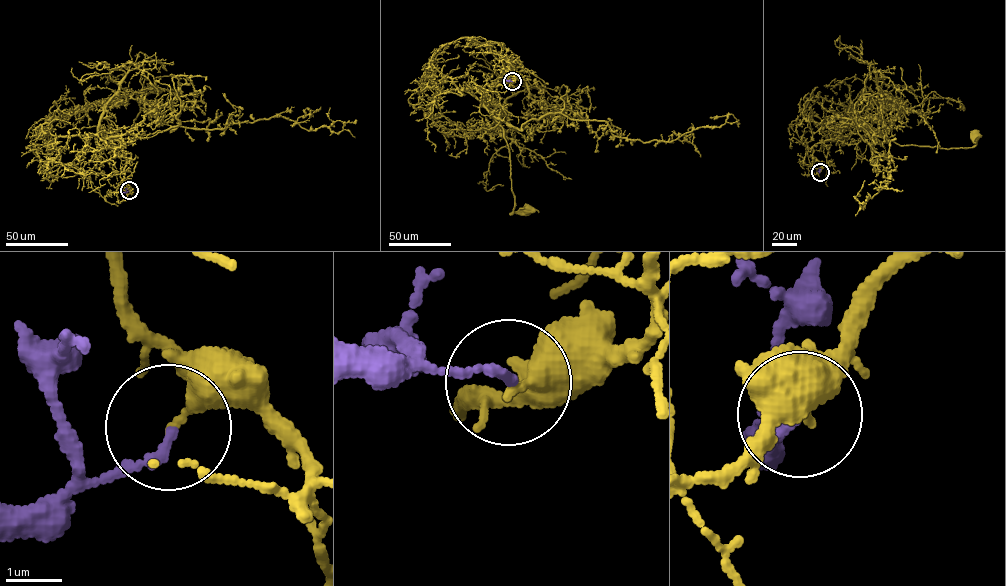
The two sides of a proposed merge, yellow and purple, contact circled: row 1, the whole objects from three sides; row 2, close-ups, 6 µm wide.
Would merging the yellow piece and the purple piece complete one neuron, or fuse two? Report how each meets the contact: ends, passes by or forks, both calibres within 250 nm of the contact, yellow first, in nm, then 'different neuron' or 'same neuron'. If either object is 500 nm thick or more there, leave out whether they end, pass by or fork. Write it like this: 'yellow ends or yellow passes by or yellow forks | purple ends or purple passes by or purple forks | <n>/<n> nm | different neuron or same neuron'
yellow ends | purple ends | 320/160 nm | different neuron

